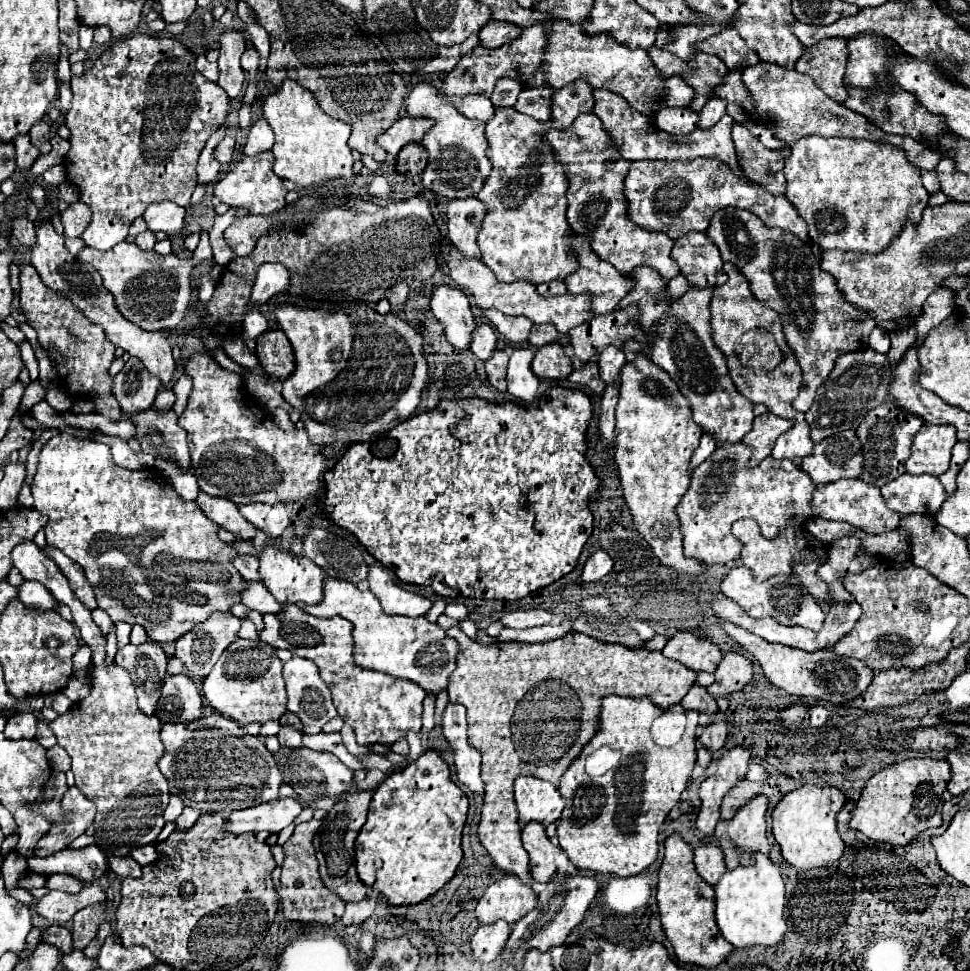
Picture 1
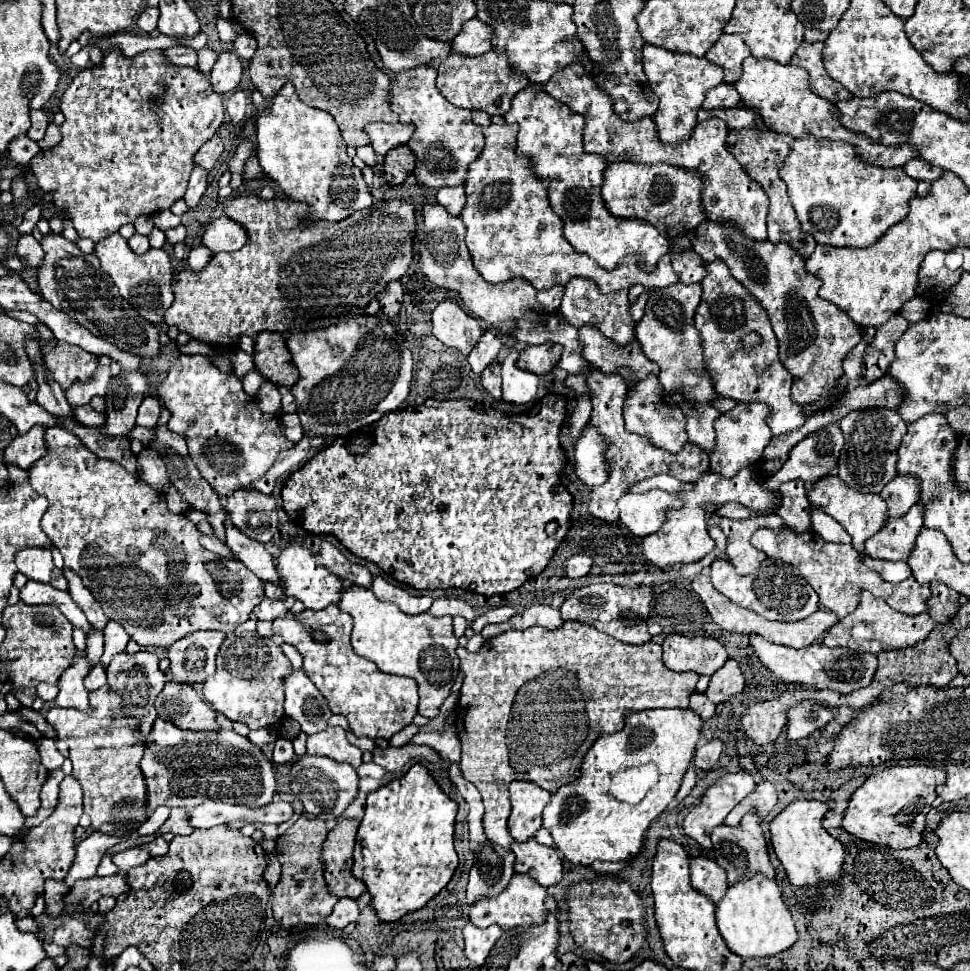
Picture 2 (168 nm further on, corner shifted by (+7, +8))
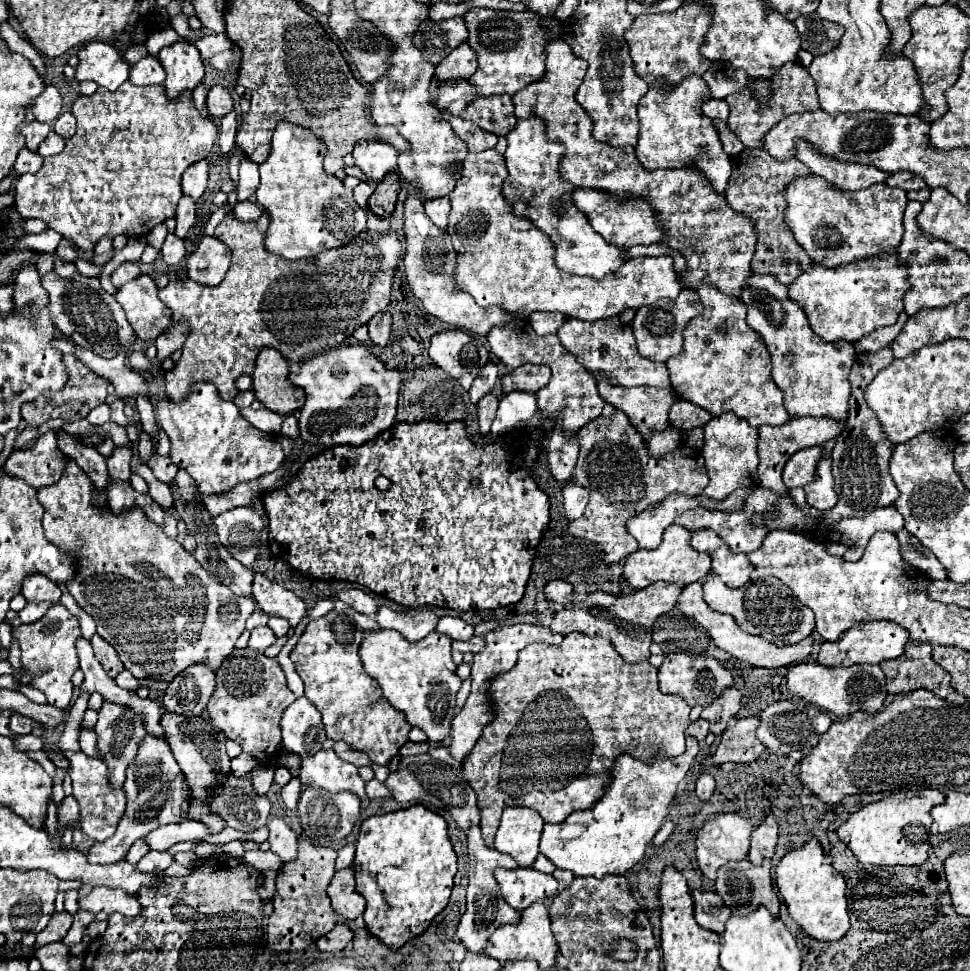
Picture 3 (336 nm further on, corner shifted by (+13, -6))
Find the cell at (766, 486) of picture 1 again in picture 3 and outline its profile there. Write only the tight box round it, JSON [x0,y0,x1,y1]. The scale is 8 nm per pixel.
[624,526,710,590]

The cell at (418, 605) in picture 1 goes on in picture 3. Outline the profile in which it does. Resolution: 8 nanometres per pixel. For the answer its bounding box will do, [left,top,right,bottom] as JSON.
[376,606,438,642]

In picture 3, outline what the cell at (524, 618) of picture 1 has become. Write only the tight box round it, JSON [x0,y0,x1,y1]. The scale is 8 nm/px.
[452,636,484,654]

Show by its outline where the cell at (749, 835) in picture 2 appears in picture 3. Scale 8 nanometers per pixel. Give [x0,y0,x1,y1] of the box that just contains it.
[716,860,780,918]

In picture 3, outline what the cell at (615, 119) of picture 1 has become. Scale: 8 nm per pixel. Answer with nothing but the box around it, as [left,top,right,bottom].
[512,40,756,298]

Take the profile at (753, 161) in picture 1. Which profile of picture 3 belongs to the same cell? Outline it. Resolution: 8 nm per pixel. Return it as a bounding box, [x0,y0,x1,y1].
[726,148,812,286]

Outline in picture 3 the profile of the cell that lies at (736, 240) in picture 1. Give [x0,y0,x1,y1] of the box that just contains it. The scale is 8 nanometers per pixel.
[740,274,856,422]

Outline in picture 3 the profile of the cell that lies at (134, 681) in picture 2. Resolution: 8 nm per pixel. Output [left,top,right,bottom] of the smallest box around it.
[94,702,146,788]

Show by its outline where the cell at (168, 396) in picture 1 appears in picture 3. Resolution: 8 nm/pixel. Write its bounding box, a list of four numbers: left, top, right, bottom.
[138,434,152,462]

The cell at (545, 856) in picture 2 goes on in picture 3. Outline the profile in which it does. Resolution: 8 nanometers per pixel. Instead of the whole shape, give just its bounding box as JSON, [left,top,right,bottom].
[494,868,558,910]

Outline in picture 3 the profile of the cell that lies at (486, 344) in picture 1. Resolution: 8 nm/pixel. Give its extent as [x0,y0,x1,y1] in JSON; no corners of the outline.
[470,362,498,406]

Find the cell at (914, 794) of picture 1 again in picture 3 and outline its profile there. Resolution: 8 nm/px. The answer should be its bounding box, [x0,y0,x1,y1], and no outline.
[838,790,946,866]

